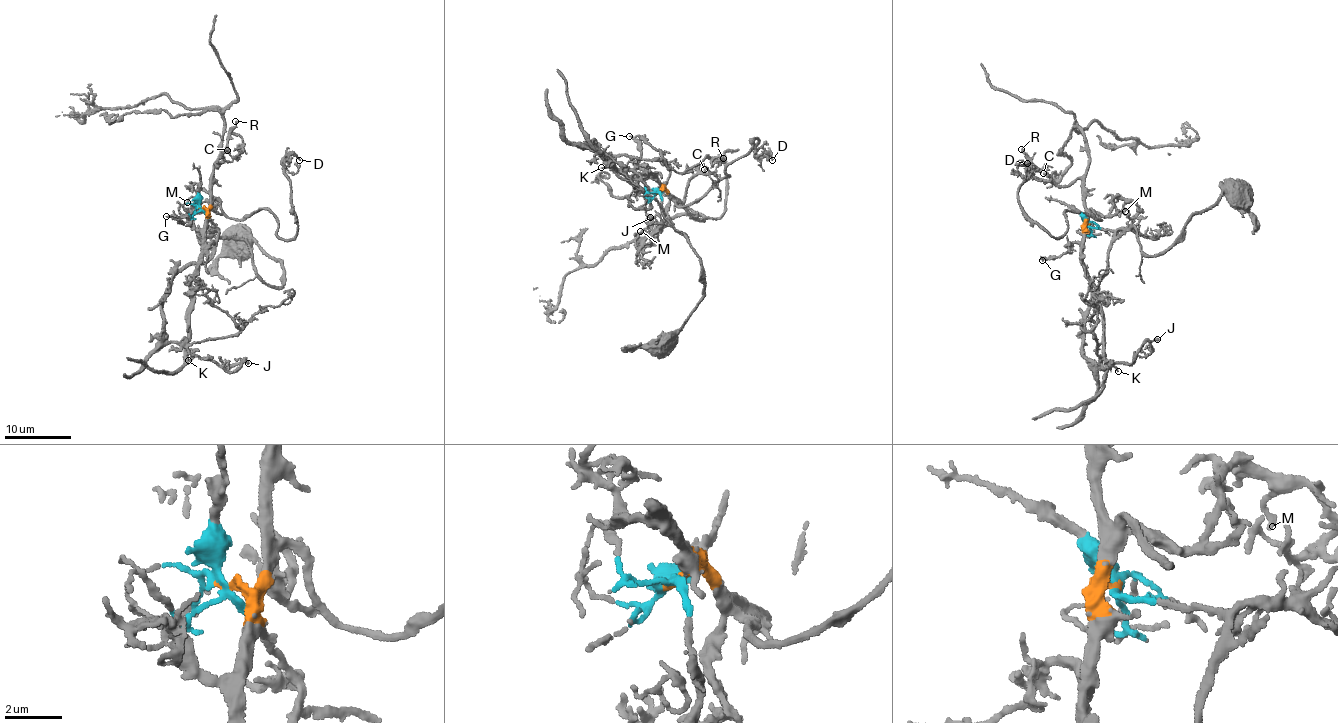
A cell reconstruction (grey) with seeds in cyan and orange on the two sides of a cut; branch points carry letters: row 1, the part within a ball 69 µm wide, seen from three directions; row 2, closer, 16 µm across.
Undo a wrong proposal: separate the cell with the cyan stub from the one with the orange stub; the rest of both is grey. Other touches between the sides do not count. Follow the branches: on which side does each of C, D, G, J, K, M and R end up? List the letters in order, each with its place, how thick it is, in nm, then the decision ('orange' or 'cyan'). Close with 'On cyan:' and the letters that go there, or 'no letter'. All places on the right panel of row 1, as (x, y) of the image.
C: (1043, 173) | 170 nm | orange
D: (1027, 163) | 140 nm | orange
G: (1042, 260) | 110 nm | orange
J: (1157, 339) | 280 nm | cyan
K: (1118, 371) | 170 nm | orange
M: (1125, 211) | 180 nm | orange
R: (1021, 149) | 160 nm | orange
On cyan: J

